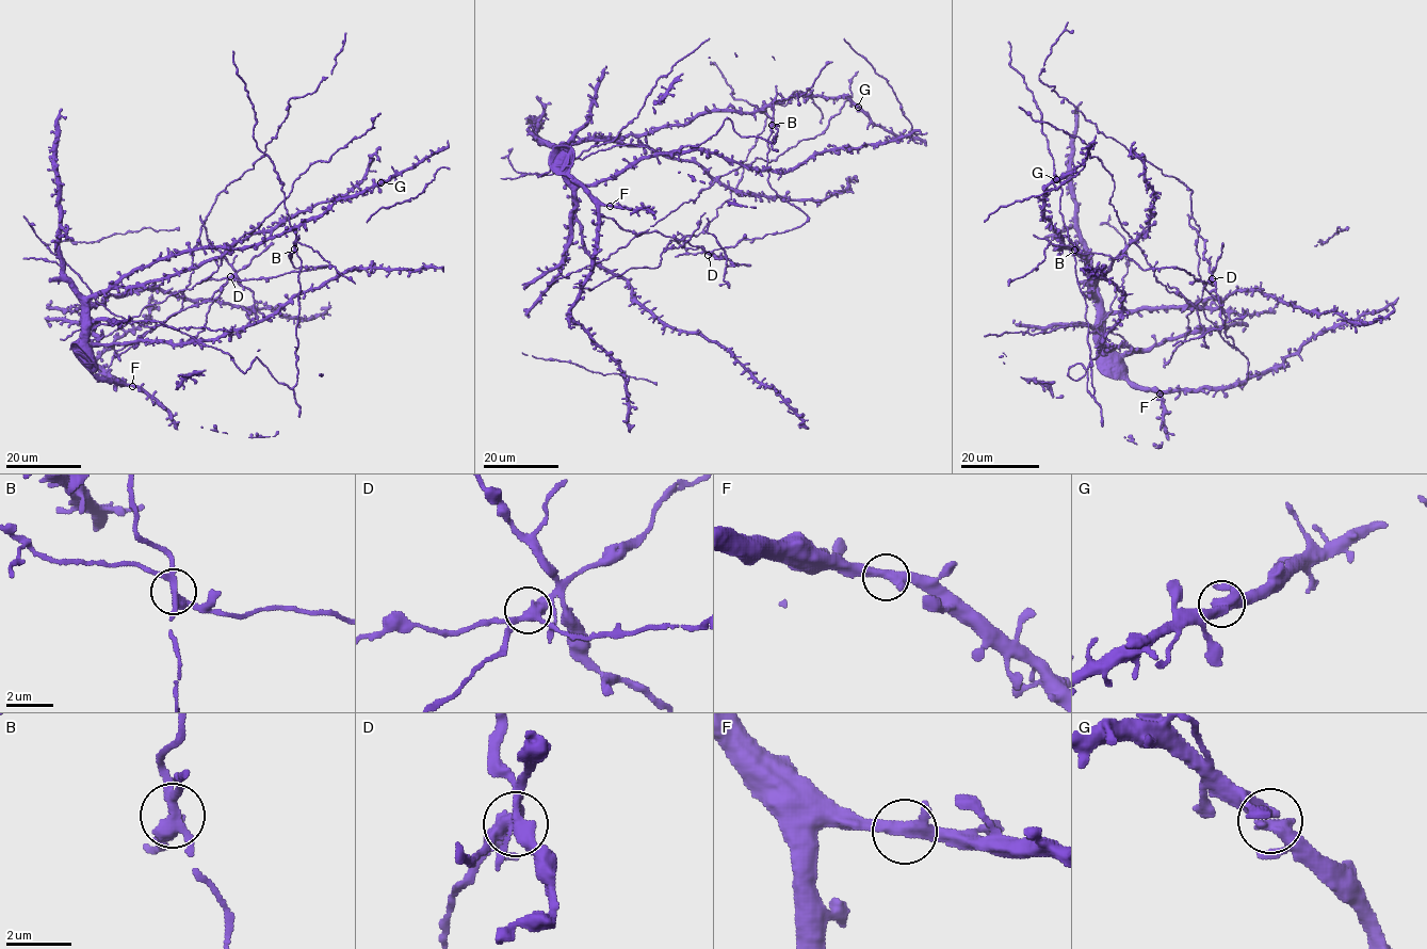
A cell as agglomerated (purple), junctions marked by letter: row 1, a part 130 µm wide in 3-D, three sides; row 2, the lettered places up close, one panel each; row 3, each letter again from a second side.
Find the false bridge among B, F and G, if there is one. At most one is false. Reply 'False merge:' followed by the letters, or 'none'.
False merge: B

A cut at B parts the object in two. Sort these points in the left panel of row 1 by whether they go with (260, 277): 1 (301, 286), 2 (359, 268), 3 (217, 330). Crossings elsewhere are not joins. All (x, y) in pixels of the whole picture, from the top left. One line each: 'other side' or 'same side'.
1: other side
2: other side
3: other side

